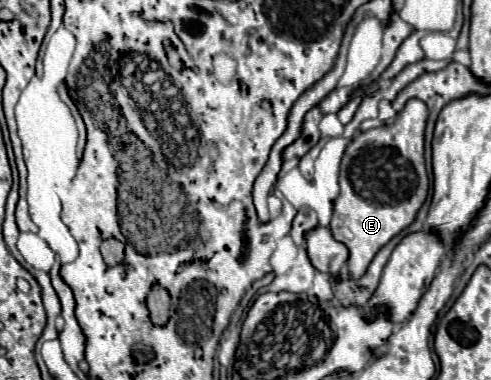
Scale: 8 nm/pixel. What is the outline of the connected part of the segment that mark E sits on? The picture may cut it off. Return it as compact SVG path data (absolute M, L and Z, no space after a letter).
M413 98L397 114L395 124L361 132L343 154L339 186L341 194L333 204L331 232L337 242L349 248L349 272L353 280L365 276L375 254L399 232L413 224L429 190L423 158L423 132L427 106Z

